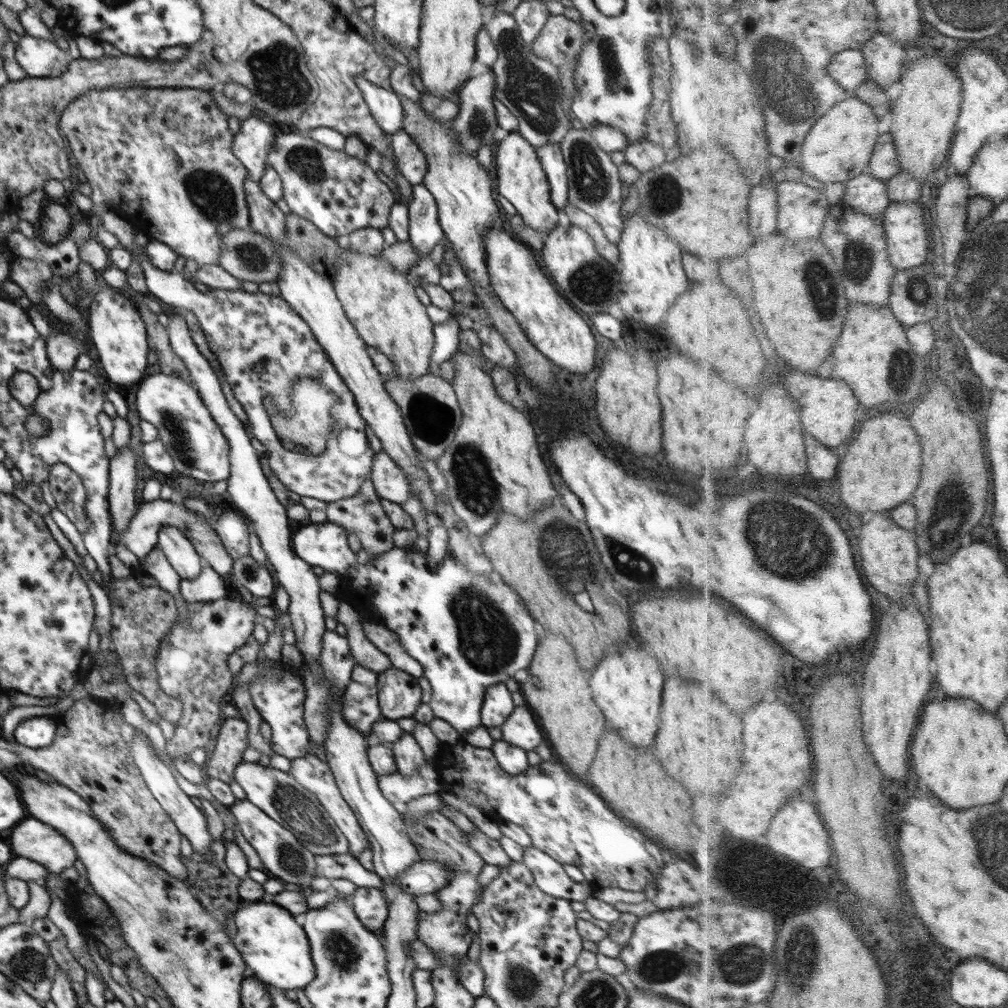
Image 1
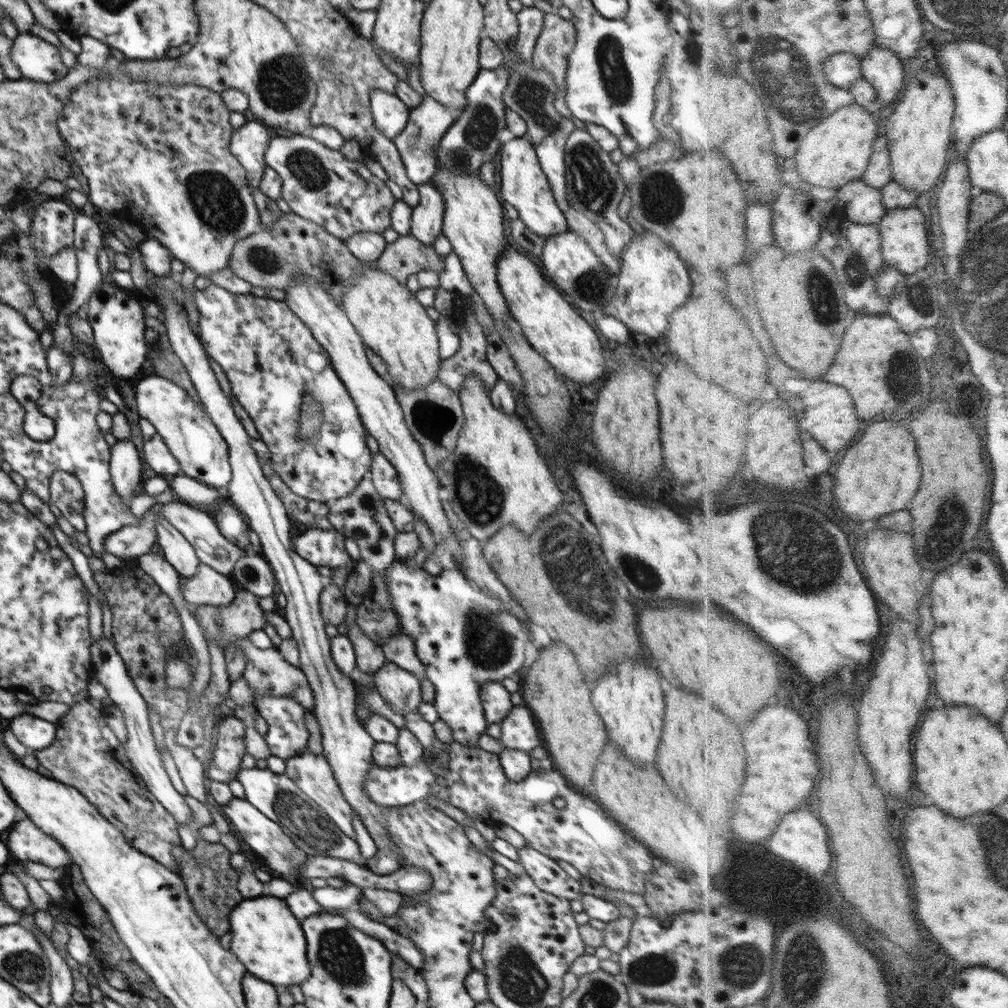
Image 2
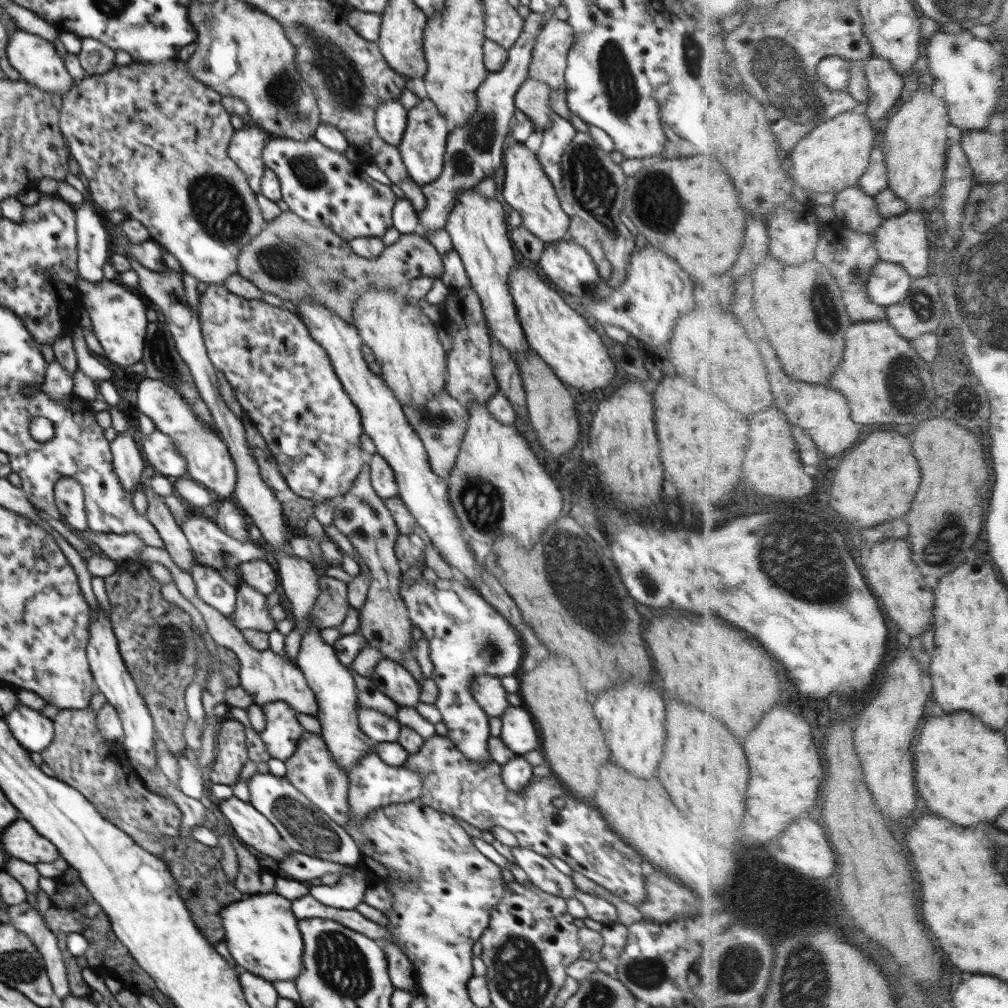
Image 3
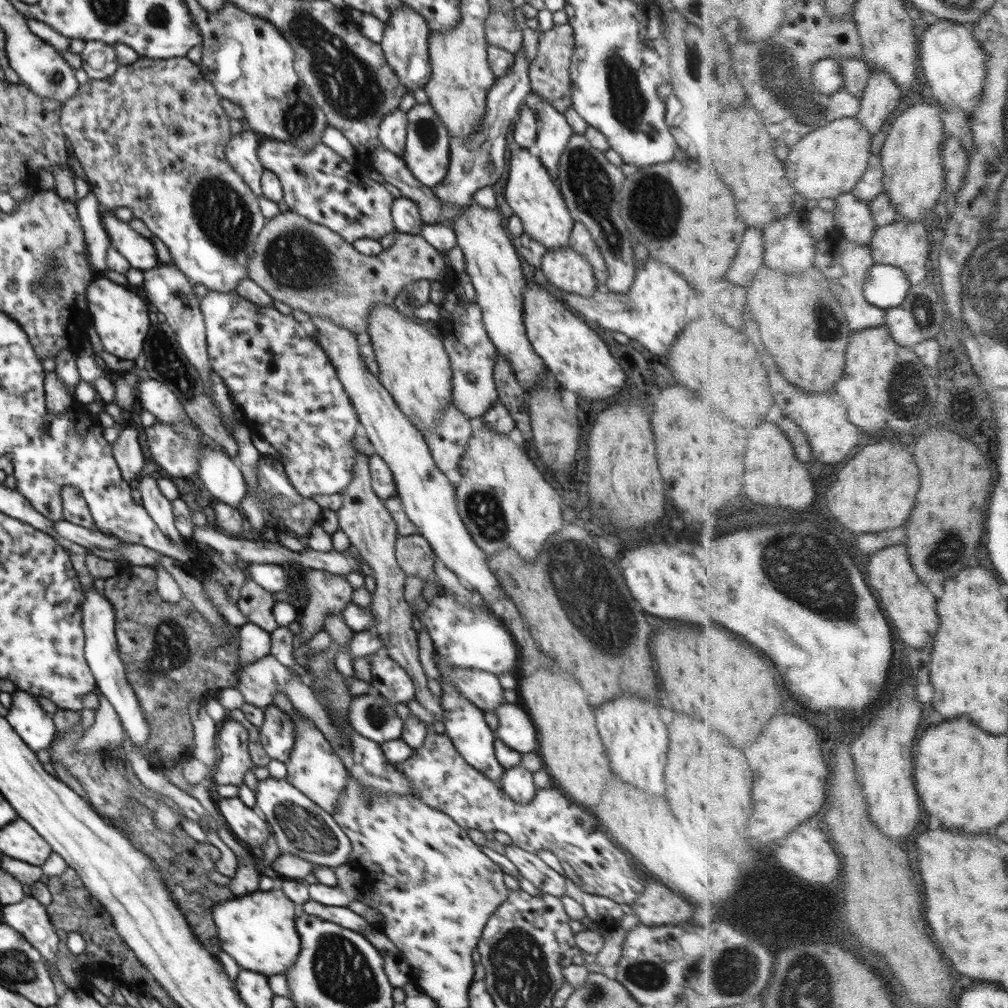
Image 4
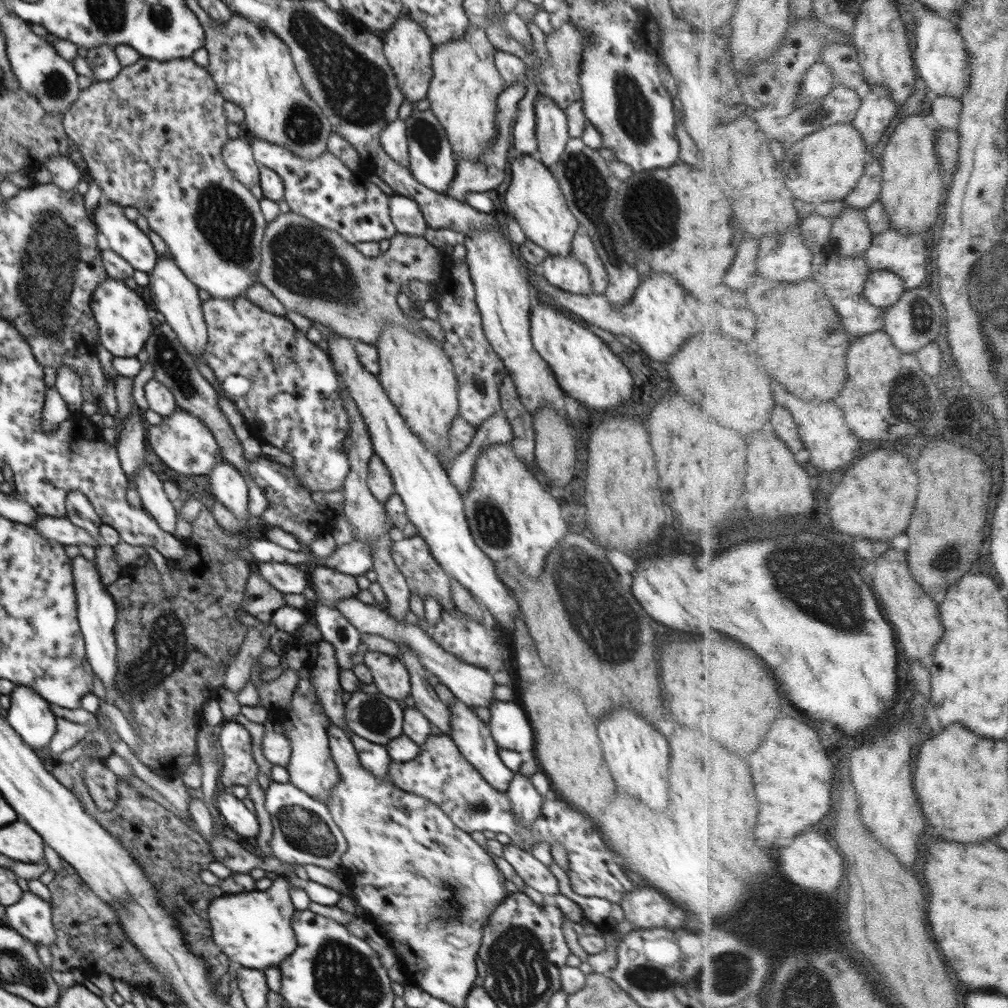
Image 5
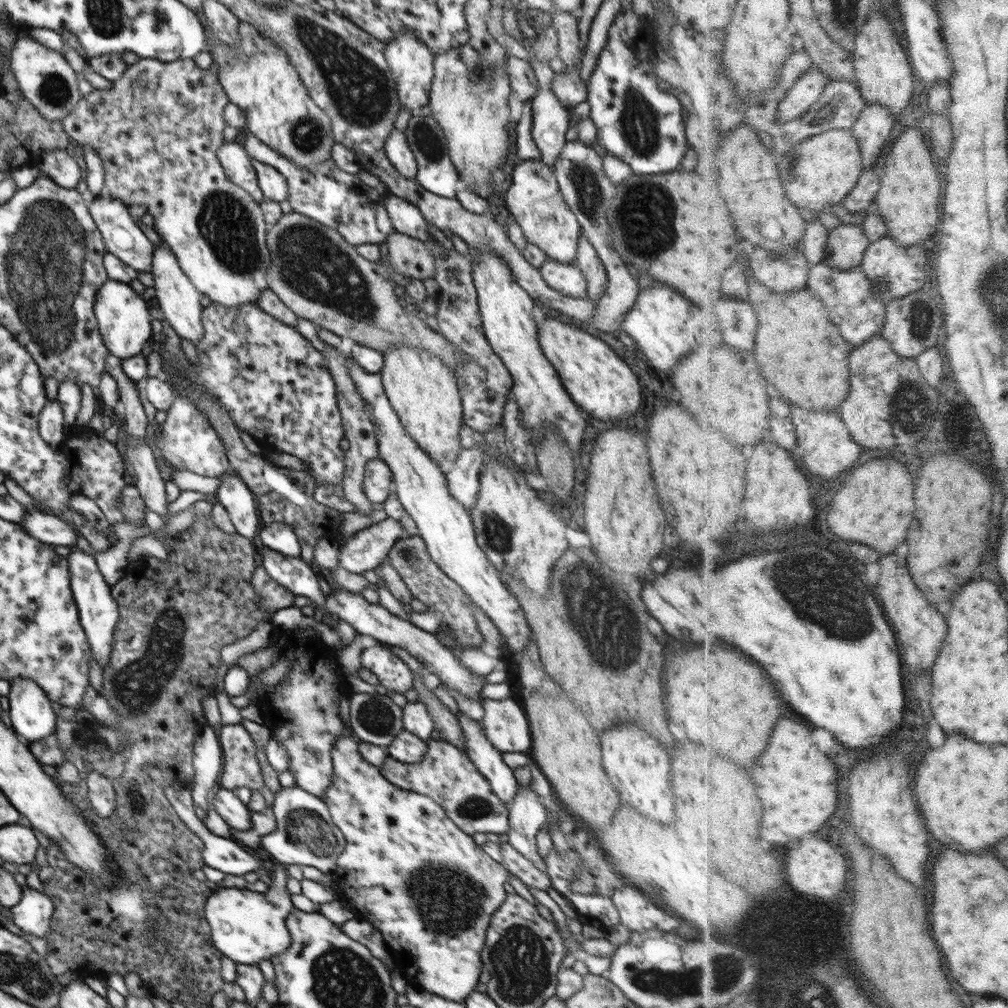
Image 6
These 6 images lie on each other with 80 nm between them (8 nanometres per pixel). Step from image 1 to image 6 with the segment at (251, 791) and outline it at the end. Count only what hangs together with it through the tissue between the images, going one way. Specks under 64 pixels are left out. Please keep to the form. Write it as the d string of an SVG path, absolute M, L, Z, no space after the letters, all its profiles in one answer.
M292 786L274 792L274 804L270 808L276 817L276 831L261 837L261 850L274 862L314 866L320 872L330 873L337 867L337 858L345 850L347 840L334 825L329 808L319 797Z

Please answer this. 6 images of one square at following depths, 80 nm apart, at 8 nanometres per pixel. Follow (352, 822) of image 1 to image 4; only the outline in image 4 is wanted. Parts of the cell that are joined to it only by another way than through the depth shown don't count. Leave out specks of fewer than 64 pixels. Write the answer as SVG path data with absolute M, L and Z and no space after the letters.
M302 715L294 723L296 738L294 739L295 743L291 750L290 758L285 762L287 766L286 779L310 800L313 800L320 808L323 808L333 816L341 794L346 788L347 766L333 752L330 742L325 739L325 736L310 719Z

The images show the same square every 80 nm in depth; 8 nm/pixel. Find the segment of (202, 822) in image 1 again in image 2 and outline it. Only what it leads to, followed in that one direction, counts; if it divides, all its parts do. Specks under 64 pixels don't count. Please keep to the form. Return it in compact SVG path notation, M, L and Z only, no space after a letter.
M104 635L98 640L93 641L89 648L91 656L92 673L98 679L101 685L108 692L111 698L111 704L114 704L123 712L125 720L127 739L125 740L125 751L132 766L143 778L147 789L162 803L162 806L169 810L177 820L179 826L185 824L188 826L191 821L191 808L184 801L184 795L178 793L168 778L164 769L161 754L154 743L152 728L150 727L150 716L148 715L147 702L143 696L136 690L122 657L118 654L113 638L107 638Z

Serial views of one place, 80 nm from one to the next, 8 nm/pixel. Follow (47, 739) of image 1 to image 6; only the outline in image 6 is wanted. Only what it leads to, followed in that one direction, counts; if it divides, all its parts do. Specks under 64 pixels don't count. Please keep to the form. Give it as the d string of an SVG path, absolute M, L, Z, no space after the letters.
M10 680L9 710L13 730L25 742L34 744L55 732L57 716L51 700L34 680Z

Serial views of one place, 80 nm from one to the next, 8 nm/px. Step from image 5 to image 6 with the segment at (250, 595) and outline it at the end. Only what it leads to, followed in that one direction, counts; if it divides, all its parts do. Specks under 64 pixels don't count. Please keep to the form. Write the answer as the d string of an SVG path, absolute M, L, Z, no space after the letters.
M258 563L255 572L252 574L252 586L254 586L254 592L261 596L258 608L262 612L266 611L266 614L273 615L278 610L294 605L295 594L288 592L284 586L276 584L266 574L260 563Z

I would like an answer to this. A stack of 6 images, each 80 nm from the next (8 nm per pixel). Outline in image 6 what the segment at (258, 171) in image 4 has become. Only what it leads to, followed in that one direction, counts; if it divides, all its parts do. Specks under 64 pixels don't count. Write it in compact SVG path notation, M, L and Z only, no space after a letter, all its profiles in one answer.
M240 141L225 143L218 150L217 157L226 176L236 186L243 188L258 204L266 200L259 187L256 171L251 165L252 158Z

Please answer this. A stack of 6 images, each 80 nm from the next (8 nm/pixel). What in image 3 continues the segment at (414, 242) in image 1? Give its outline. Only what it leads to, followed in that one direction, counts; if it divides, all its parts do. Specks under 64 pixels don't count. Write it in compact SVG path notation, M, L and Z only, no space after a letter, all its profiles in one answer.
M532 11L523 23L520 38L508 50L509 57L500 73L488 72L484 83L476 91L476 113L466 122L464 127L458 127L448 134L446 149L444 149L444 164L442 174L432 183L421 185L422 192L426 195L426 209L417 213L419 226L417 234L425 238L425 234L445 228L448 215L456 205L459 192L467 188L475 188L486 177L495 176L501 171L504 163L504 139L509 135L511 122L517 112L514 106L514 97L518 89L524 85L532 63L533 46L542 28L542 14Z

